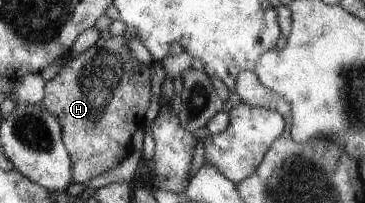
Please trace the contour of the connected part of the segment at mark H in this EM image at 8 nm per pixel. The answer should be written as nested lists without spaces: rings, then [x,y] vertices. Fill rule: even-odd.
[[[113,36],[109,40],[101,37],[97,43],[78,57],[63,64],[61,71],[52,80],[46,81],[44,97],[39,104],[59,122],[62,143],[72,162],[72,182],[87,183],[92,178],[111,170],[131,154],[131,140],[137,129],[145,128],[144,114],[151,102],[151,67],[139,61],[127,46],[130,38]]]

